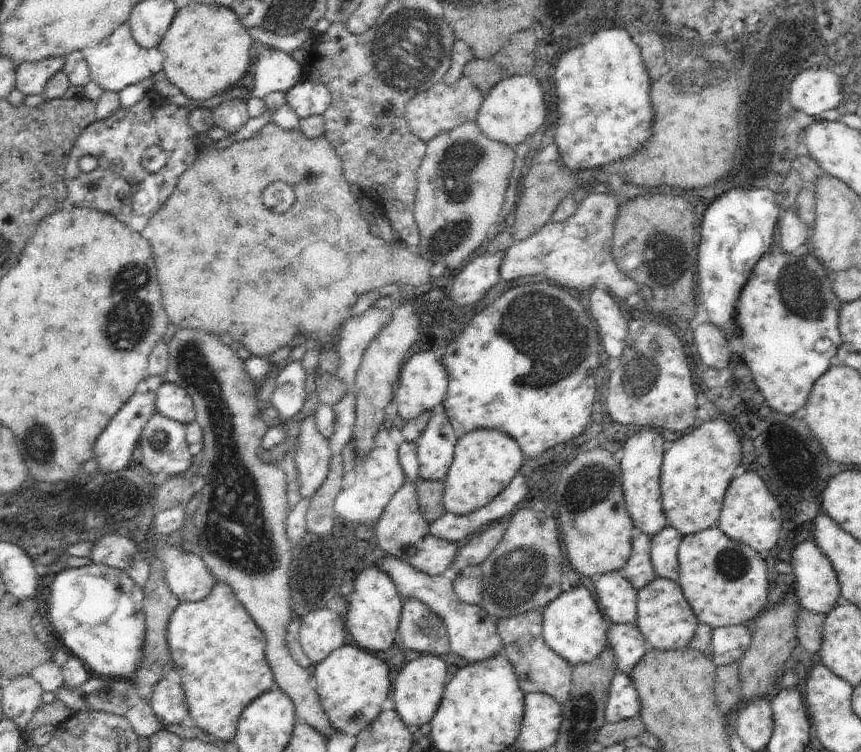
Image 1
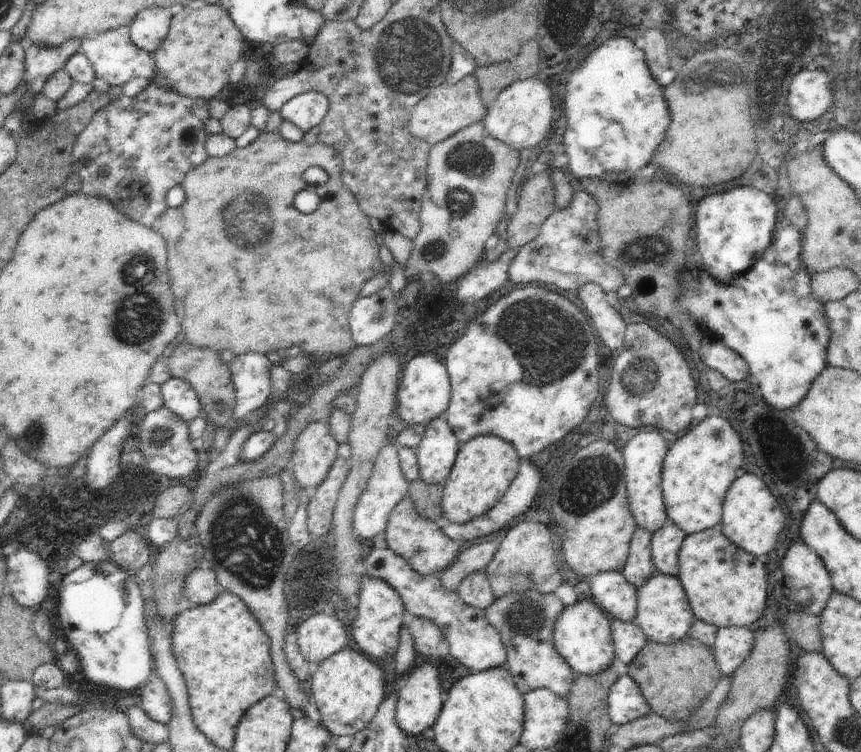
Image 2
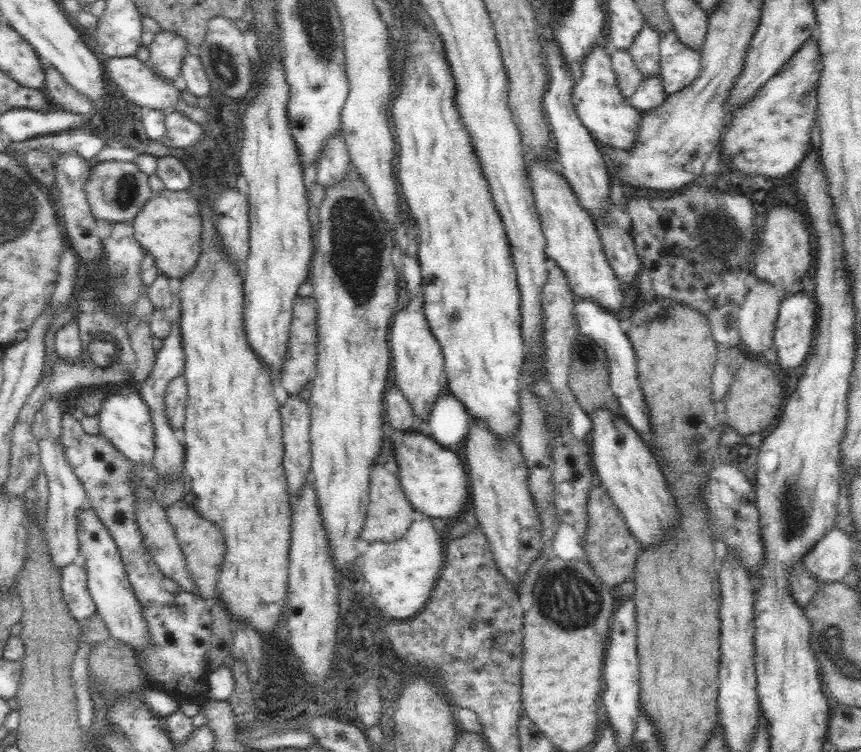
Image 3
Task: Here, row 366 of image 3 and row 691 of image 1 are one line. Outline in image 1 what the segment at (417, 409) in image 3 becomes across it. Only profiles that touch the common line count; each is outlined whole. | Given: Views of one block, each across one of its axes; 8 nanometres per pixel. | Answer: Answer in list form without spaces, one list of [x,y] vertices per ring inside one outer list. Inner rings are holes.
[[[426,654],[405,663],[400,669],[399,676],[394,682],[394,691],[390,698],[394,701],[394,709],[398,712],[404,724],[413,730],[418,730],[424,724],[428,724],[438,709],[443,692],[449,679],[448,667],[440,656]]]

